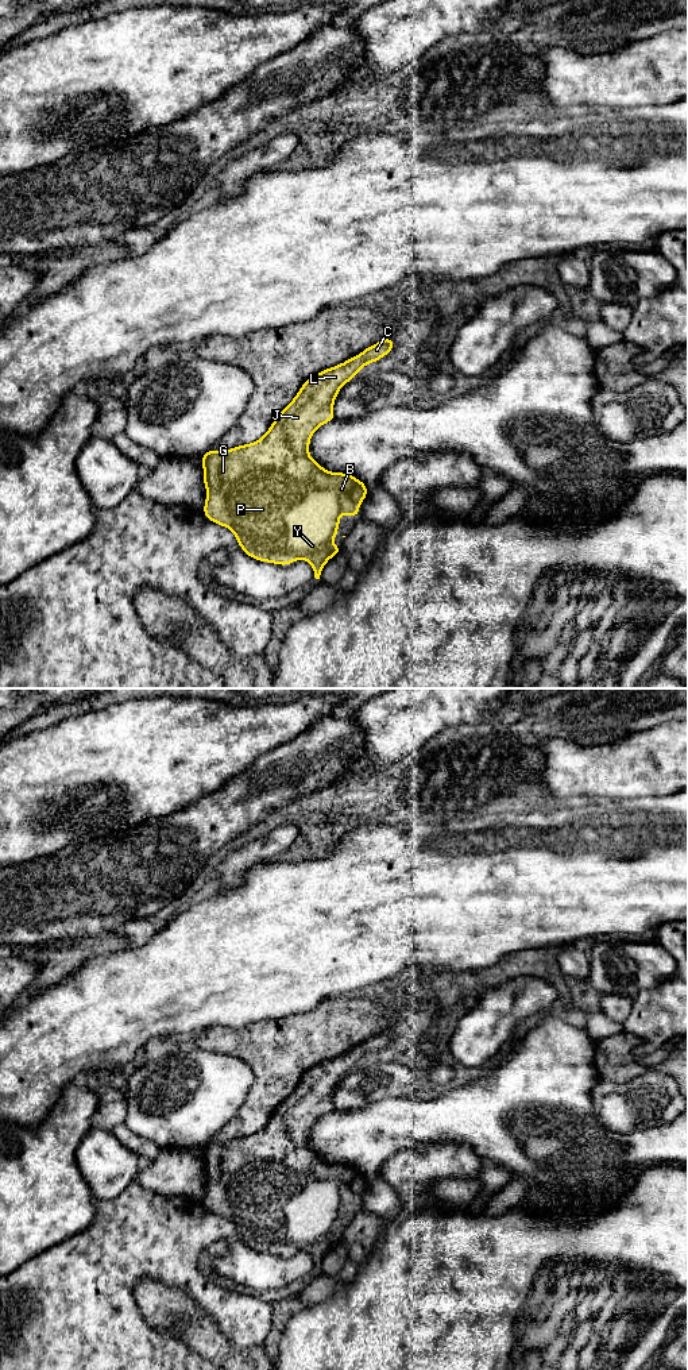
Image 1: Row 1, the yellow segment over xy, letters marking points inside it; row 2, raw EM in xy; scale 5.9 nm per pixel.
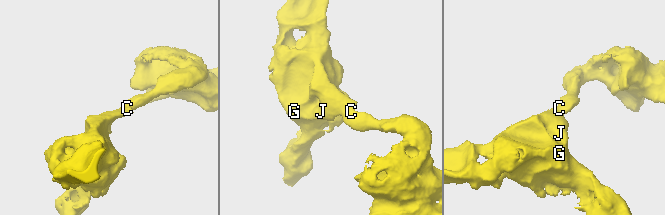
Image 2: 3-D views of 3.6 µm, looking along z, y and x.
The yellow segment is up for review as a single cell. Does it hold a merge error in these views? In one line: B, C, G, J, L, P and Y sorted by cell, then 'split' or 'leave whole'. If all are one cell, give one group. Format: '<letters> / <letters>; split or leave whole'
B G J L P Y / C; split

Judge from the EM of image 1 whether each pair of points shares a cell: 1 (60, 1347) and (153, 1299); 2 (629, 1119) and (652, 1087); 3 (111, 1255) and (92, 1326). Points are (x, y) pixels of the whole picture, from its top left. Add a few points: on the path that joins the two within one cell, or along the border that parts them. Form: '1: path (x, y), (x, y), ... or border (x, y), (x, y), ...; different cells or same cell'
1: border (143, 1277), (135, 1285), (134, 1299), (158, 1331); different cells
2: path (633, 1111), (649, 1095); same cell
3: path (93, 1273), (92, 1308); same cell

